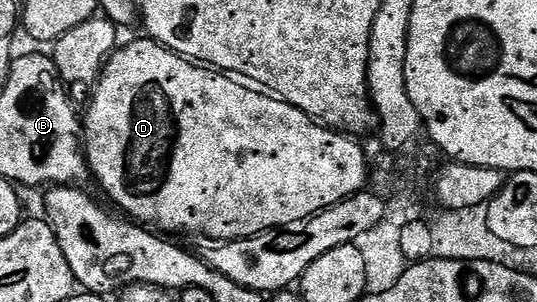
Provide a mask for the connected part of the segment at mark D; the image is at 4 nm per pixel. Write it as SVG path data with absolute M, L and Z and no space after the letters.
M149 37L141 38L127 47L119 46L106 60L101 75L92 88L92 98L85 108L86 115L84 111L84 154L89 174L102 186L103 193L123 211L123 216L139 224L149 225L162 233L199 231L202 235L211 235L212 238L218 239L214 241L251 239L253 235L260 235L274 227L283 227L292 221L300 221L304 217L328 209L357 195L367 186L366 151L358 144L361 142L355 136L334 131L331 127L323 127L321 123L309 119L300 109L288 105L273 94L263 93L237 78L185 59L183 55L170 51Z

